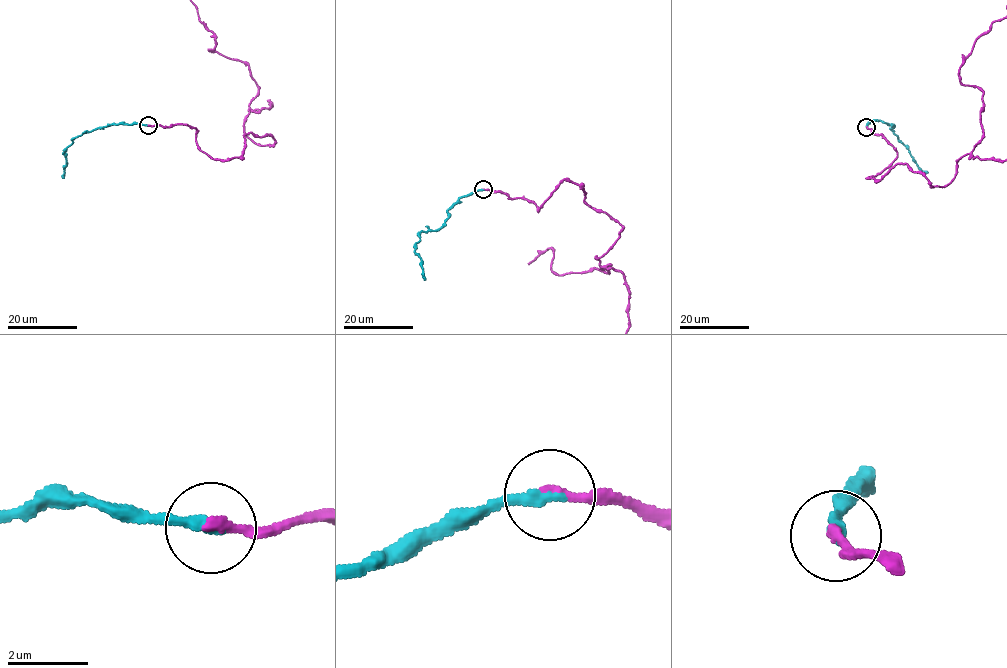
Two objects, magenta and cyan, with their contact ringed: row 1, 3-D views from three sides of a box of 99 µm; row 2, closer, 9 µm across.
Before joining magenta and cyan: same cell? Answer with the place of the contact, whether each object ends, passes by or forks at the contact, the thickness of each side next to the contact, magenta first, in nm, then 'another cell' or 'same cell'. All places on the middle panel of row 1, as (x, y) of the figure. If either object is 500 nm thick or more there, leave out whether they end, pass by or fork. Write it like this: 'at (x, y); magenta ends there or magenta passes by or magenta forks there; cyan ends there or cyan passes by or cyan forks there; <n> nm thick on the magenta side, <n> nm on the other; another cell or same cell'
at (483, 189); magenta ends there; cyan ends there; 220 nm thick on the magenta side, 320 nm on the other; same cell

